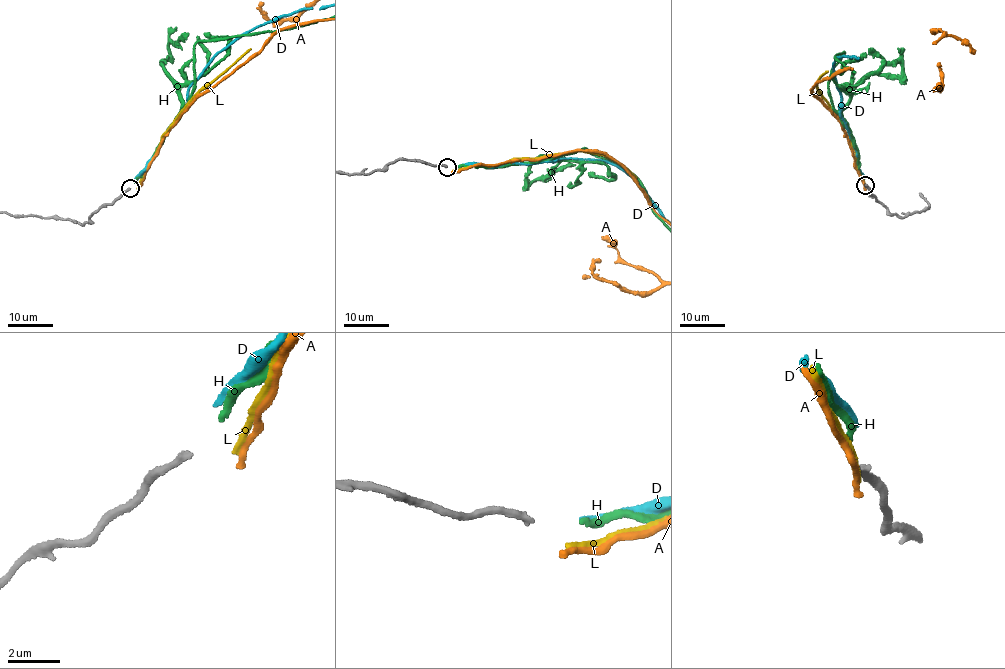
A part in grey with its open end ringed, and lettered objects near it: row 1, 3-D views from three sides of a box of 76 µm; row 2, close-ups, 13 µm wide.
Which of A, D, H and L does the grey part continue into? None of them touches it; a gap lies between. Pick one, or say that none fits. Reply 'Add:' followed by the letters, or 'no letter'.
Add: H

